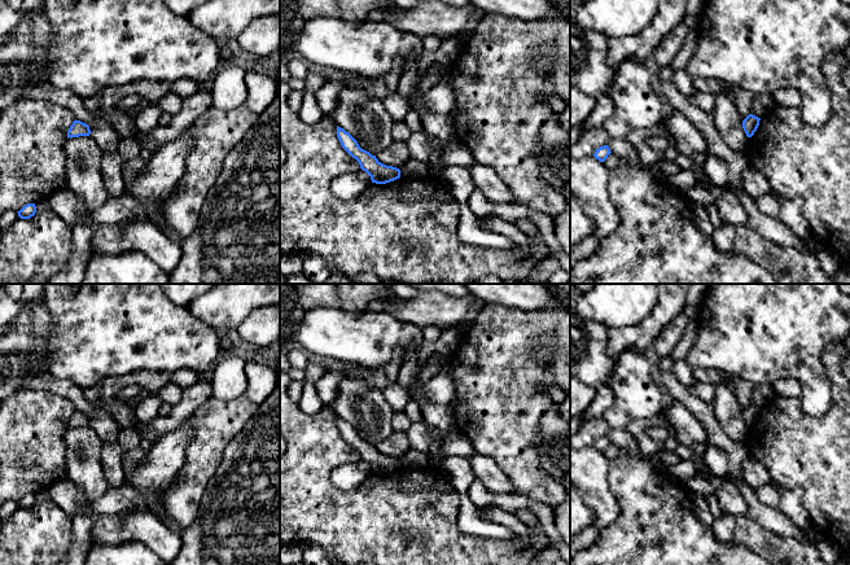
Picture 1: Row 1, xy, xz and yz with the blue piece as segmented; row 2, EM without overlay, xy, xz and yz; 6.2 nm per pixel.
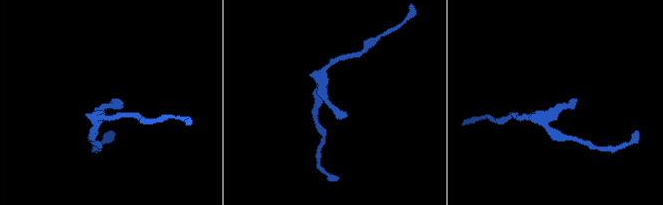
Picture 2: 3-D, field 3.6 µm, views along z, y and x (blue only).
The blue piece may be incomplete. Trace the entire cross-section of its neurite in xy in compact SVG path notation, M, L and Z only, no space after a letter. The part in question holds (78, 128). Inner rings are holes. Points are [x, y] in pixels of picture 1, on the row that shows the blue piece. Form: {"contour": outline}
{"contour": "M75 119L67 131L67 139L79 137L79 136L89 136L89 133L91 133L89 126Z"}

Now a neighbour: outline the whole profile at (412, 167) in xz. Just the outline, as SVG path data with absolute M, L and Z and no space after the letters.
M409 158L399 170L400 176L430 176L429 165L415 158Z

